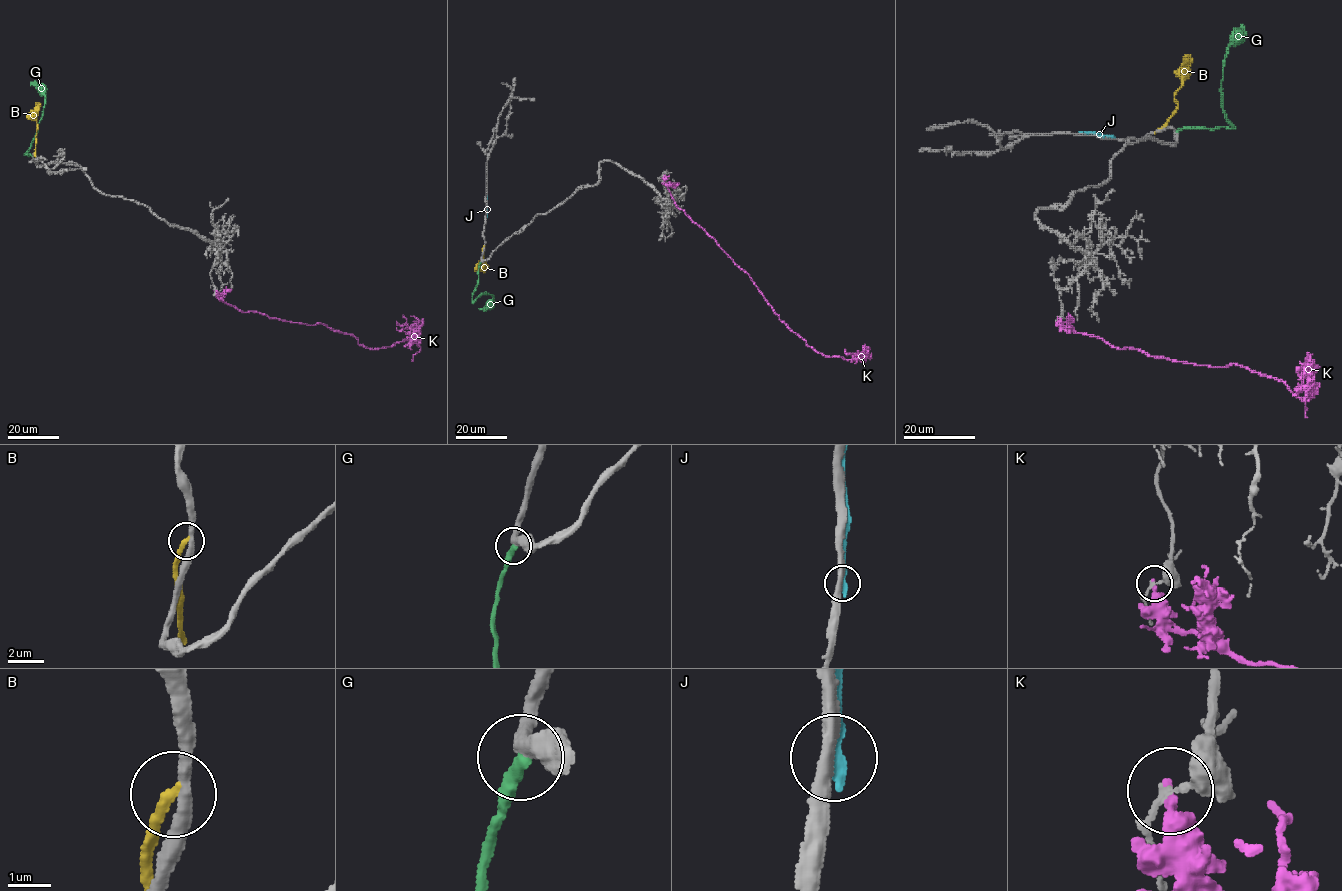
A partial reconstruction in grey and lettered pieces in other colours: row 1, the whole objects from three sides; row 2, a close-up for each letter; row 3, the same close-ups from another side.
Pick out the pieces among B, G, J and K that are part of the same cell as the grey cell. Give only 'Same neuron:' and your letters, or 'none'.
Same neuron: G

